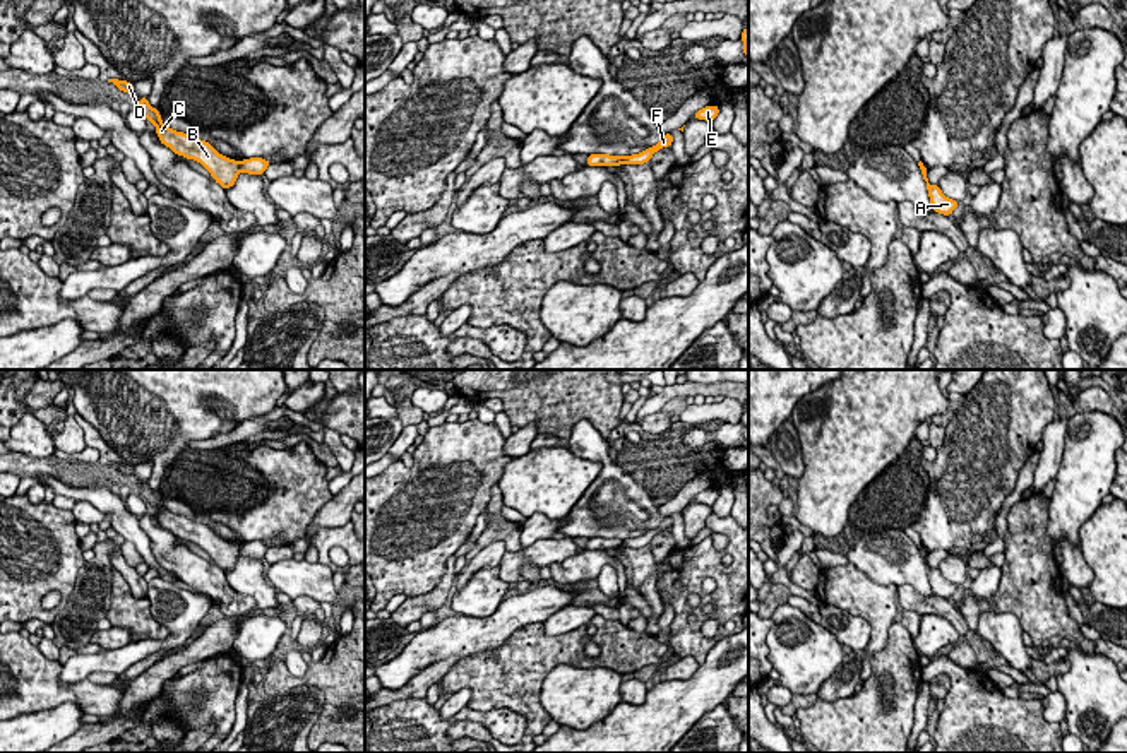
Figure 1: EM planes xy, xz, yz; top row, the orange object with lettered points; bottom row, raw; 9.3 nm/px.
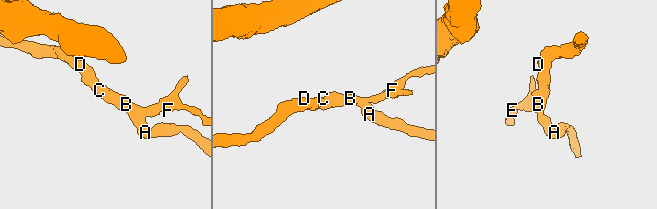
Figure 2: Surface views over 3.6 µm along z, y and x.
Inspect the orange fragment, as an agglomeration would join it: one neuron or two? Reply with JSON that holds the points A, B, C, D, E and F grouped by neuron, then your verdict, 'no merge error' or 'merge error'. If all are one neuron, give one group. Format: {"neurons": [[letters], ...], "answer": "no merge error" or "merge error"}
{"neurons": [["A", "B", "C", "D"], ["E", "F"]], "answer": "merge error"}

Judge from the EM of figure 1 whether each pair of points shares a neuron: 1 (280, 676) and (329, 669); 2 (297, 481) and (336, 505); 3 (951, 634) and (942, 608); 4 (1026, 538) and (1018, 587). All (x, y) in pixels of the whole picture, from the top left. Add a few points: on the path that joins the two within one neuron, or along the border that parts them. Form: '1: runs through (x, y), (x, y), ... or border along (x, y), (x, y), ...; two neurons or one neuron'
1: runs through (292, 681), (304, 681), (317, 675); one neuron
2: border along (333, 497), (309, 526), (310, 536); two neurons
3: border along (922, 615), (944, 616), (961, 637); two neurons
4: runs through (1026, 550), (1026, 575); one neuron

